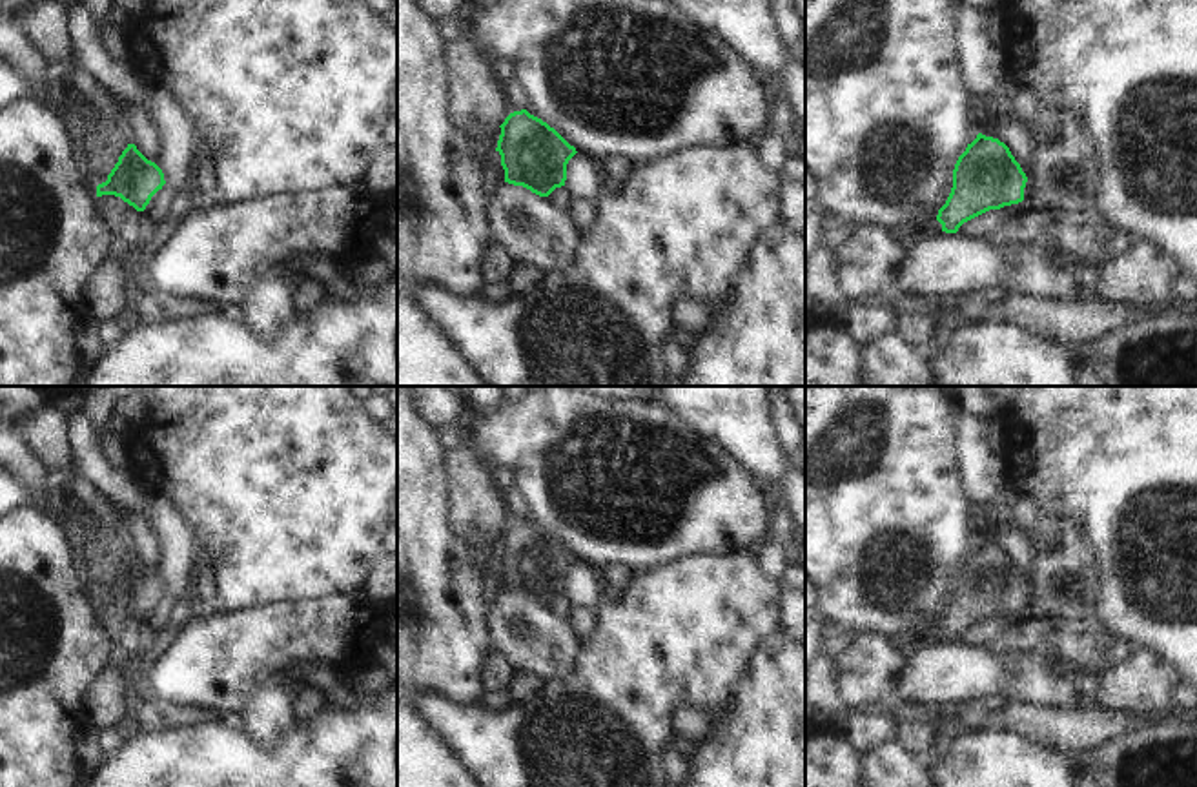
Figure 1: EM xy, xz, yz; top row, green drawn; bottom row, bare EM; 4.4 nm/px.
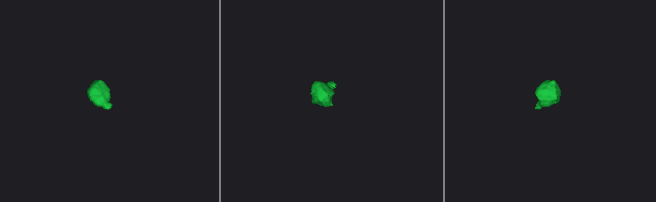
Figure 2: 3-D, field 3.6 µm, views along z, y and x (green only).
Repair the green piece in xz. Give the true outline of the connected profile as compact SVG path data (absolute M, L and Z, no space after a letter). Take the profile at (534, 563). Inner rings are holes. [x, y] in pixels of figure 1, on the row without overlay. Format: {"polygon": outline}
{"polygon": "M527 517L510 521L499 534L496 559L501 563L505 590L486 608L490 645L516 670L539 674L543 681L574 672L581 638L568 627L570 601L563 596L567 572L578 561L554 536Z"}

